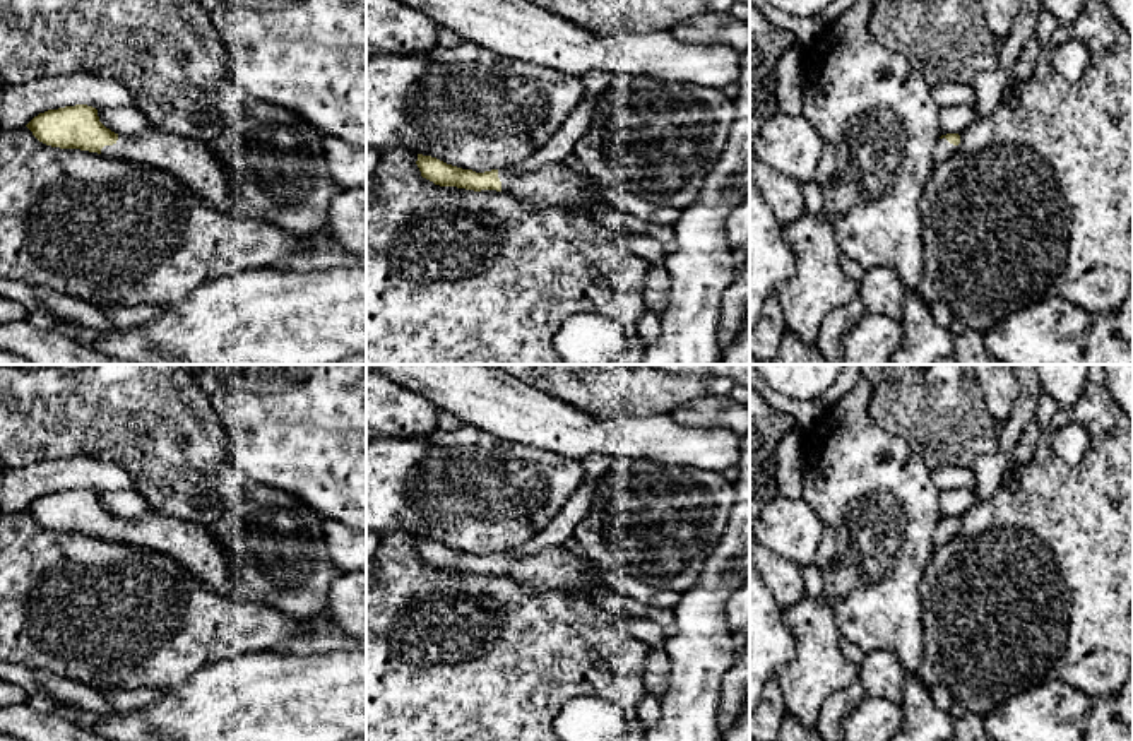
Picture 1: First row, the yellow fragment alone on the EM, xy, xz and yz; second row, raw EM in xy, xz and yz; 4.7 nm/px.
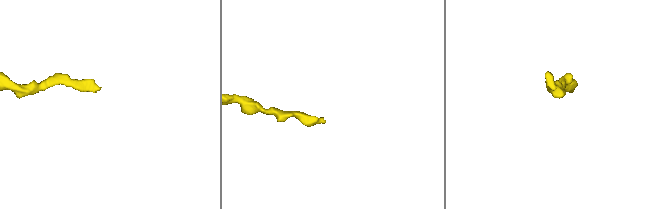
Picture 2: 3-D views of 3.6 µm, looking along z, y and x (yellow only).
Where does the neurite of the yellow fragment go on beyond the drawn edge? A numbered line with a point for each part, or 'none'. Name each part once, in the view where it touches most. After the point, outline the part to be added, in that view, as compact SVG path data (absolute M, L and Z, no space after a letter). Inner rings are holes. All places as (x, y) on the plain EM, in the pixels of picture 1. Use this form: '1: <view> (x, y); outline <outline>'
1: xy (190, 545); outline M151 510L139 520L118 519L113 529L101 532L101 537L159 551L183 565L209 590L216 594L231 590L231 560L211 536L209 527Z

